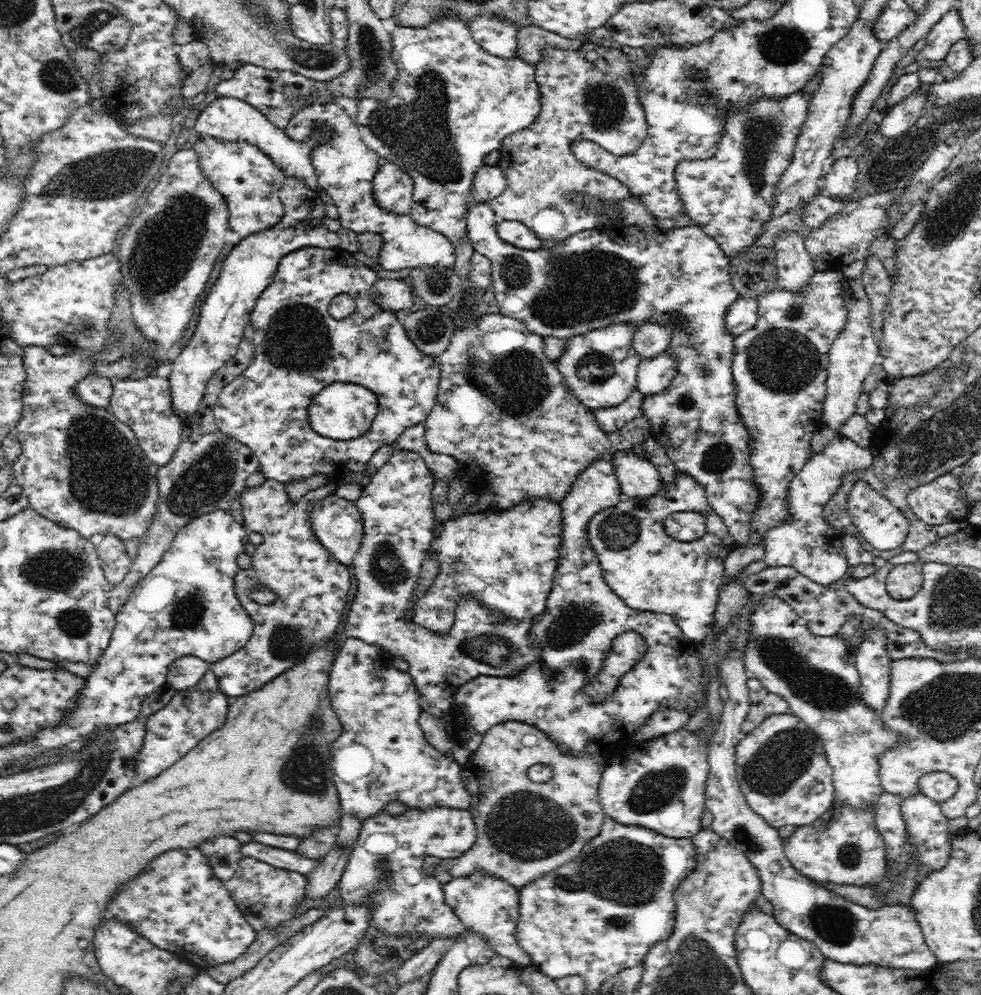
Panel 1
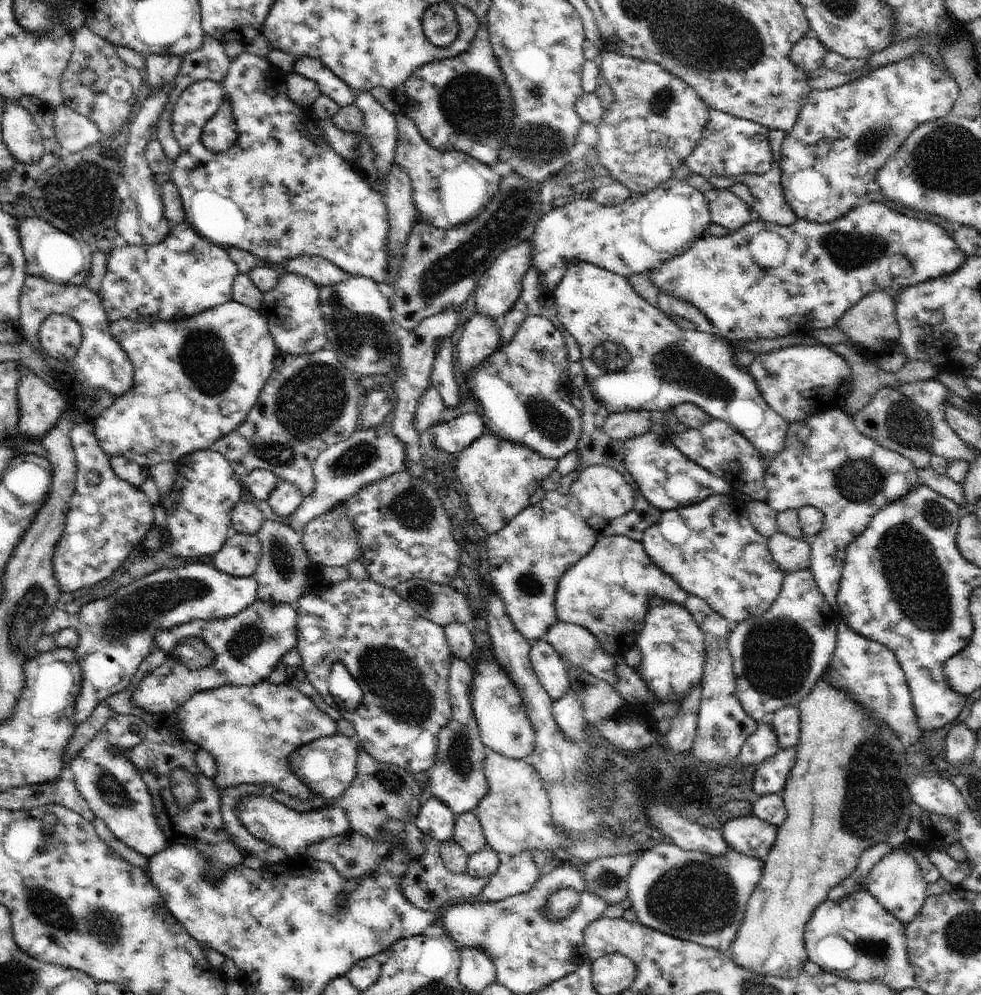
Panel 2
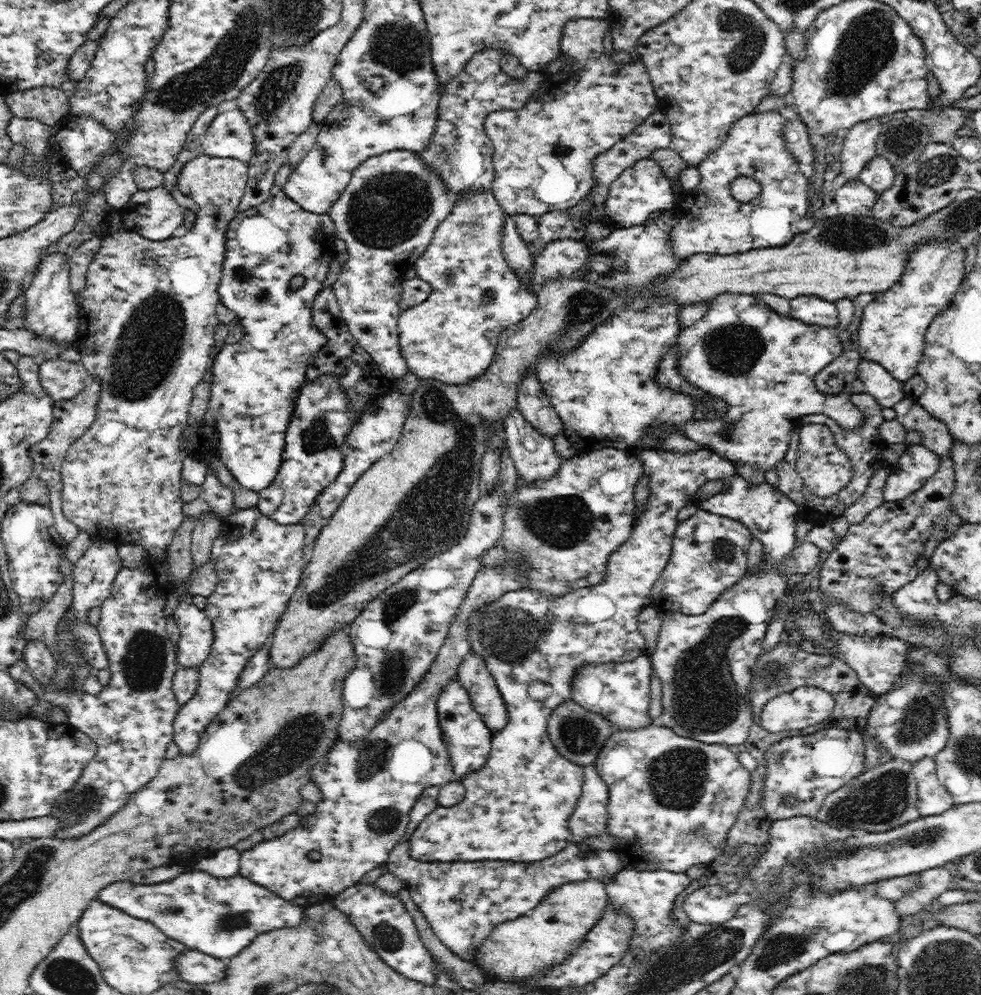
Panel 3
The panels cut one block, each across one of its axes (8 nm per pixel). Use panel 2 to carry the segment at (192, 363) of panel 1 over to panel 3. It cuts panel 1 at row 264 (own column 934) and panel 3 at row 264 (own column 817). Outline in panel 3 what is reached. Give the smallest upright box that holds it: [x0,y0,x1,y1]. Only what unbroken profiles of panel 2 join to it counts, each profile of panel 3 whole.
[208,163,338,492]

